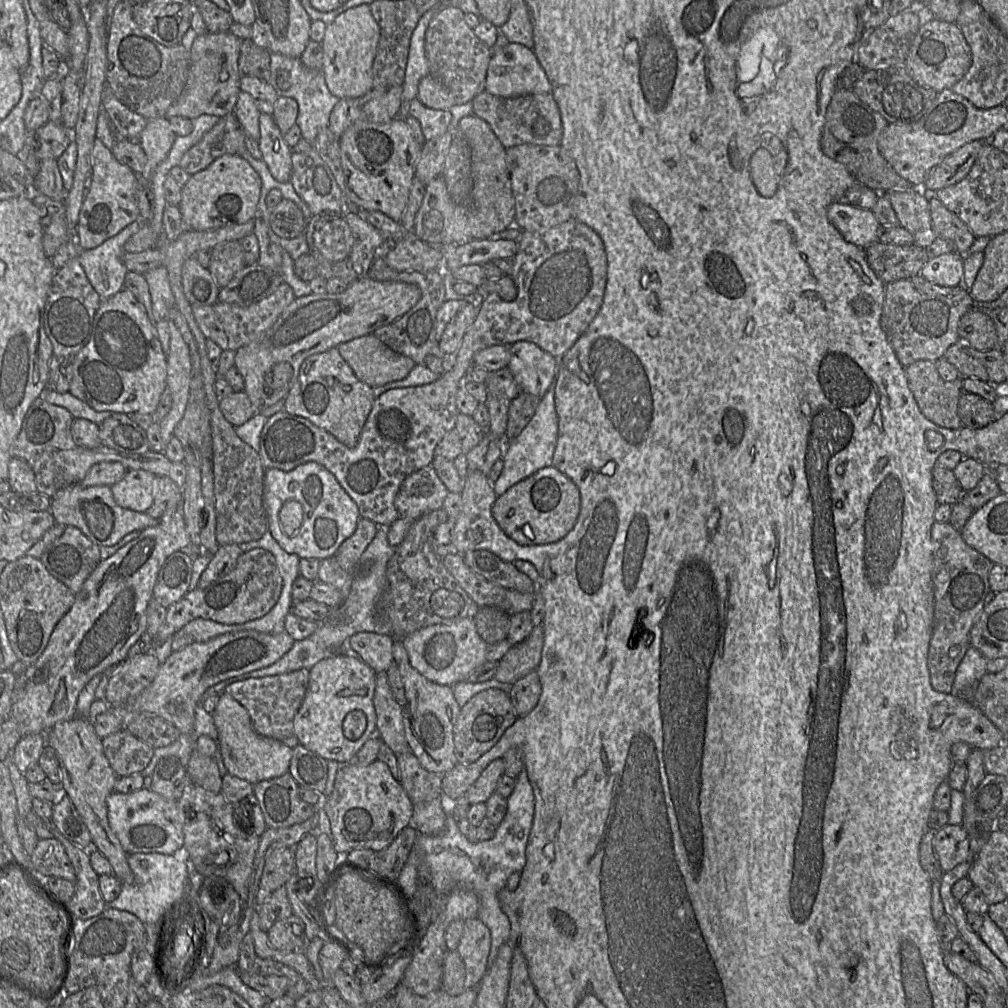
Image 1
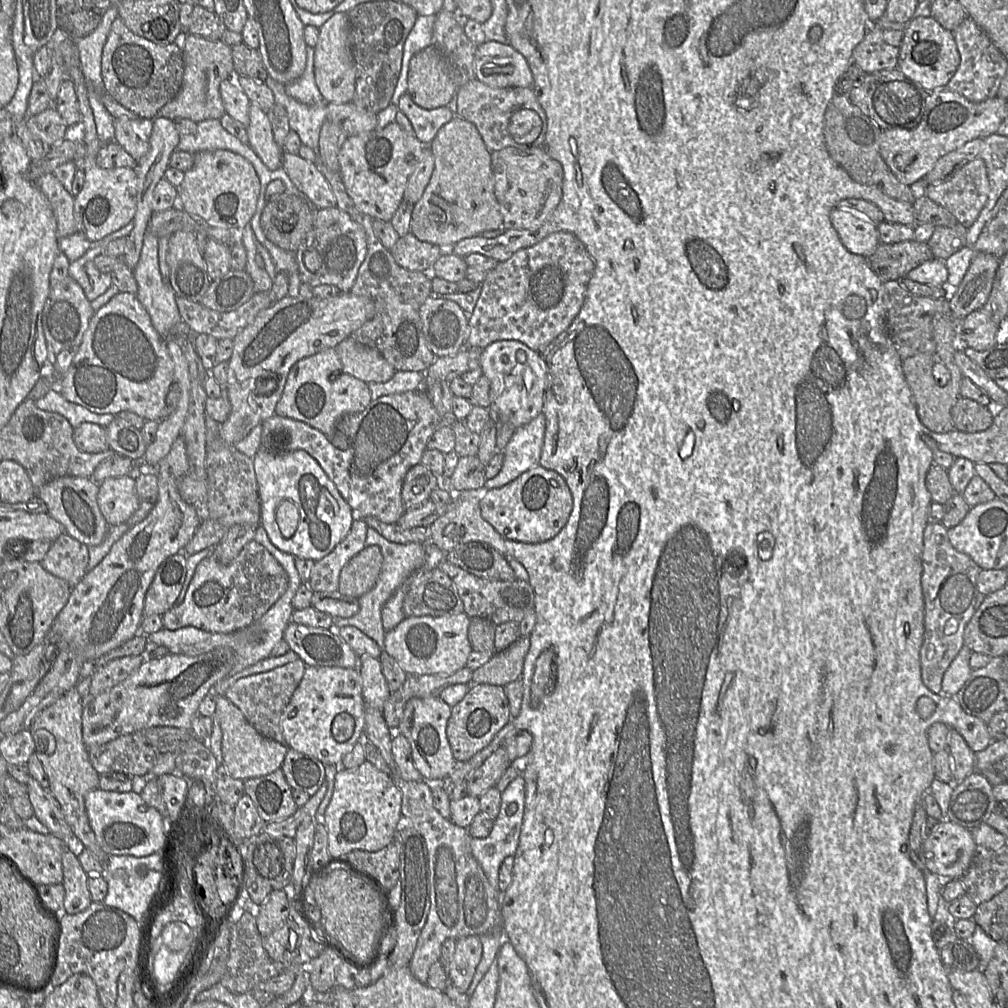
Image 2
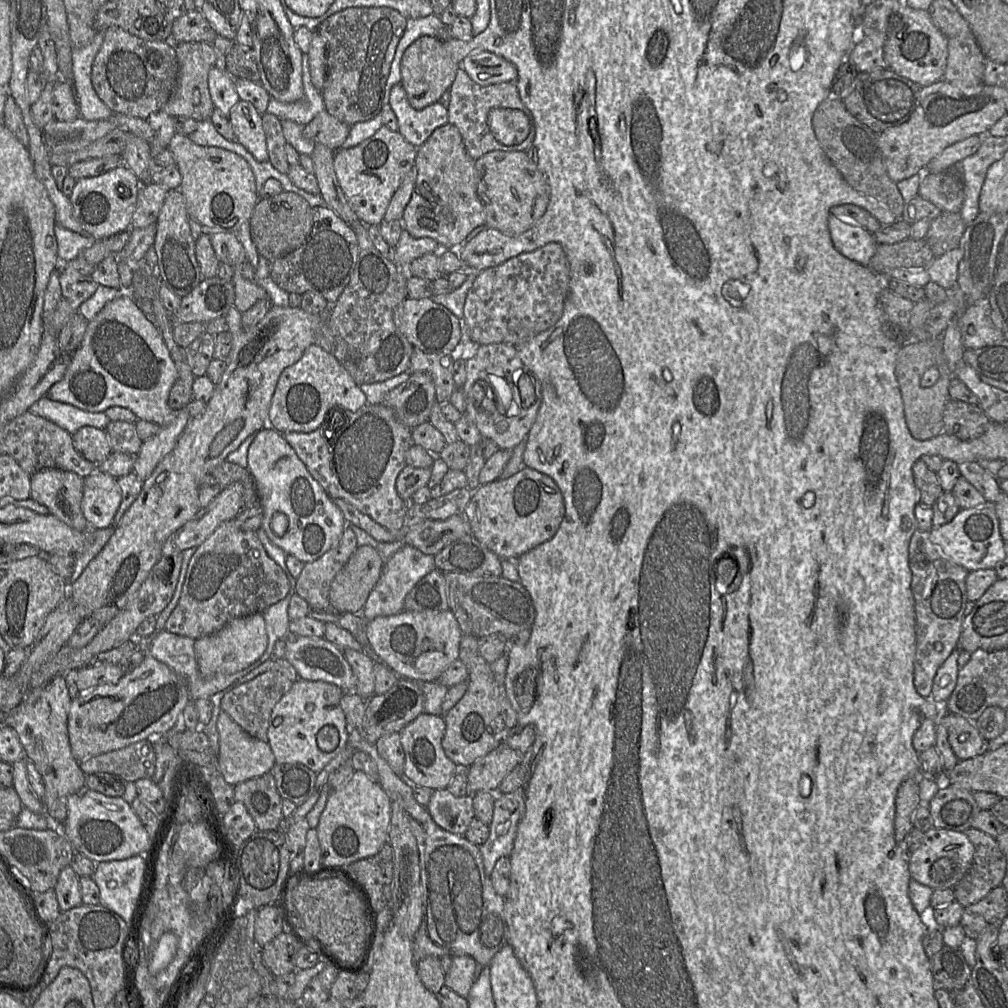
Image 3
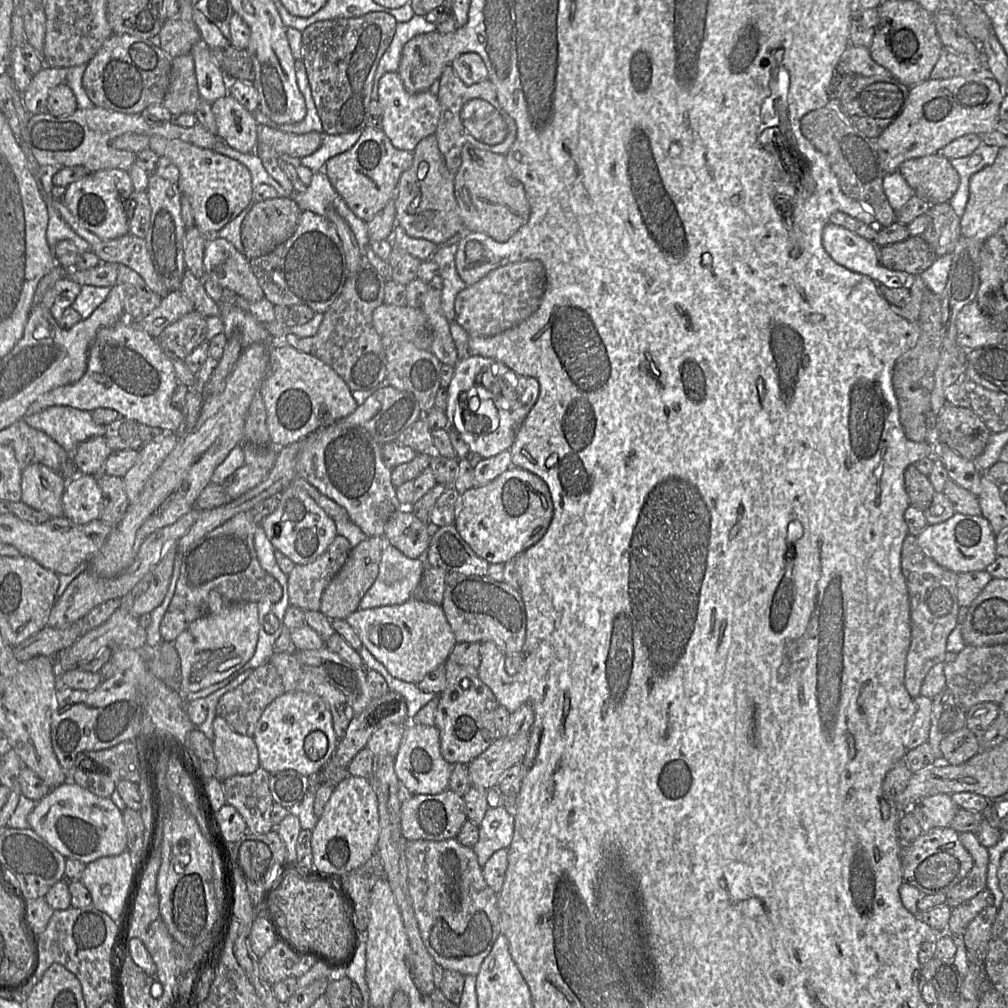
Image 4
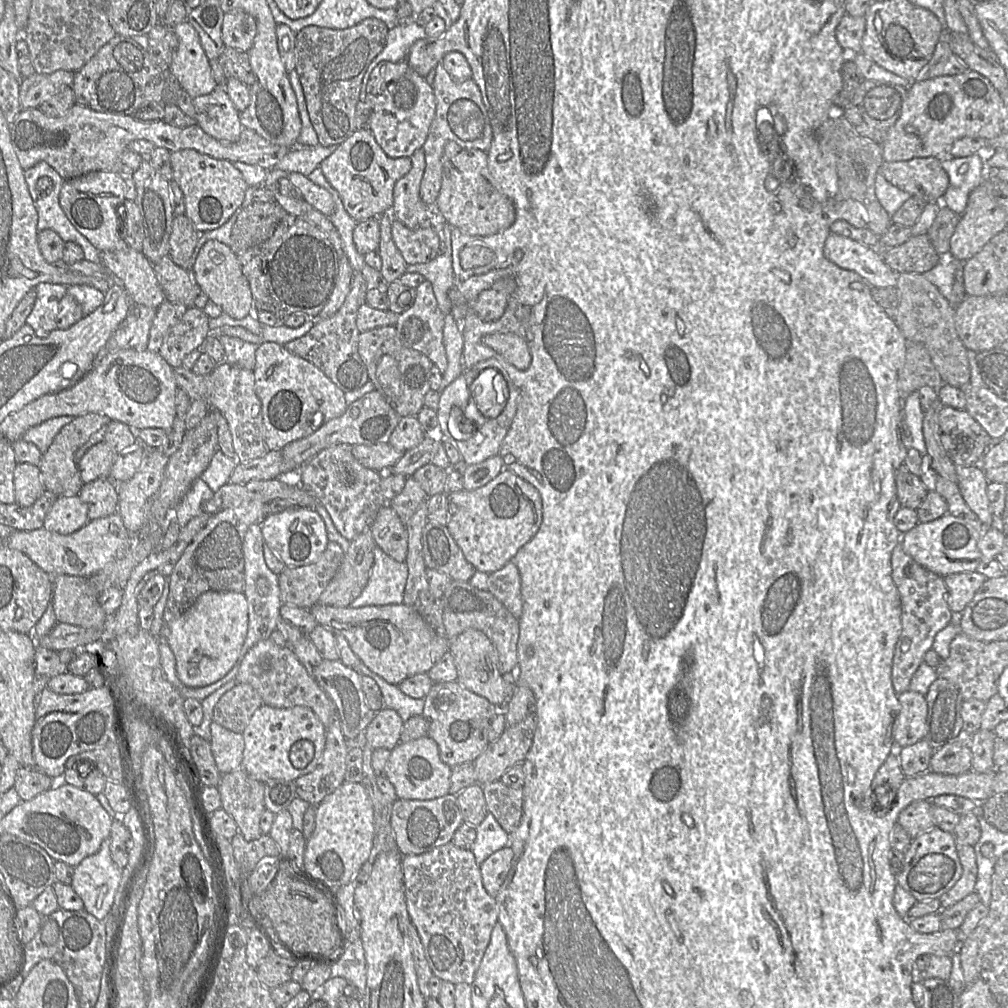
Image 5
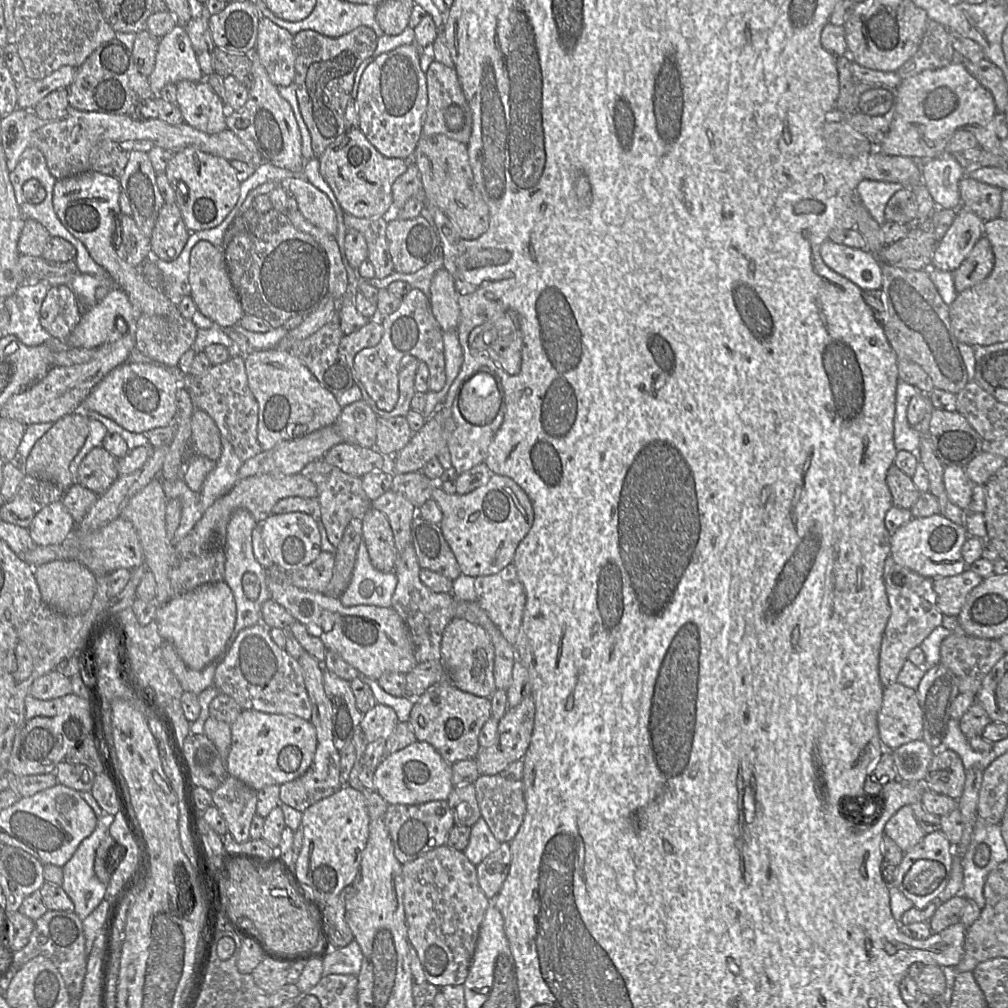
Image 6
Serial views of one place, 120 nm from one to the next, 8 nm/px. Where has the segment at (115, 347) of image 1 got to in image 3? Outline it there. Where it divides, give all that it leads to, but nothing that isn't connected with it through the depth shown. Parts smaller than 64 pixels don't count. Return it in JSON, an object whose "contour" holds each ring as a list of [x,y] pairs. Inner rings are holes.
{"contour":[[[121,293],[106,303],[88,322],[81,344],[72,354],[64,377],[49,389],[46,396],[51,400],[71,404],[94,413],[104,412],[113,406],[124,407],[131,410],[138,420],[153,422],[163,427],[178,416],[178,411],[168,405],[170,390],[178,379],[176,364],[160,331],[150,322],[131,296]]]}

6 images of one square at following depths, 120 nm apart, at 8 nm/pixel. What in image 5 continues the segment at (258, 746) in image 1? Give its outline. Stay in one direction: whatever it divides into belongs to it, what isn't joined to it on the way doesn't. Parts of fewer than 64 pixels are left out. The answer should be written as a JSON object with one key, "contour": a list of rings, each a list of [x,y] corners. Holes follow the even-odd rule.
{"contour":[[[212,721],[211,750],[221,775],[241,768],[244,751],[242,733],[233,732]]]}

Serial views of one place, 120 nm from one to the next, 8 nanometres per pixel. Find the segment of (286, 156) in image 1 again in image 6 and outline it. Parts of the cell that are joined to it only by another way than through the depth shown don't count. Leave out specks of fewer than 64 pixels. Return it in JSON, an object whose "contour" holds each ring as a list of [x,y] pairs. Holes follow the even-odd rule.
{"contour":[[[206,79],[199,82],[183,80],[175,85],[176,104],[184,123],[209,134],[227,129],[225,102],[214,92]]]}

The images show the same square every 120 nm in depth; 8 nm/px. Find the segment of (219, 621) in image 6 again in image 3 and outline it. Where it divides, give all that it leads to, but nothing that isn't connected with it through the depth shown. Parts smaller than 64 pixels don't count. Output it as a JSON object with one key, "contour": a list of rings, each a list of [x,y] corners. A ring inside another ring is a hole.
{"contour":[[[262,613],[233,619],[217,632],[195,639],[194,651],[198,670],[204,678],[240,671],[262,656],[267,647],[267,641],[268,637]]]}

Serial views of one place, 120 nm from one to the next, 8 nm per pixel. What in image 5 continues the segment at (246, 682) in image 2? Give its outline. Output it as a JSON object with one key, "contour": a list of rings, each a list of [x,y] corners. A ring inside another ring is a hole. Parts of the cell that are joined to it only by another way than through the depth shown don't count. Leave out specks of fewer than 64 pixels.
{"contour":[[[239,683],[220,697],[213,709],[213,721],[233,732],[242,733],[254,712],[262,705],[261,696],[251,685]]]}

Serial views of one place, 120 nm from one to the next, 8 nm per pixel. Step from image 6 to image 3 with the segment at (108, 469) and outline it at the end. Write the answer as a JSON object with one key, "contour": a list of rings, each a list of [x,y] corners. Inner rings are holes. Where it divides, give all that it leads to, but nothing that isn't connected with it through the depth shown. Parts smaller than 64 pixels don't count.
{"contour":[[[83,426],[73,434],[75,449],[88,461],[101,464],[113,451],[105,429]]]}

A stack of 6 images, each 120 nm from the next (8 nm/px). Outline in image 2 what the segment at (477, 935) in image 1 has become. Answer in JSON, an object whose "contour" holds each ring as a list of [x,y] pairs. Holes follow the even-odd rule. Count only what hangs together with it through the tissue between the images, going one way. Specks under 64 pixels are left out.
{"contour":[[[479,936],[458,939],[453,959],[447,966],[448,984],[466,993],[482,958],[482,953],[483,946]]]}

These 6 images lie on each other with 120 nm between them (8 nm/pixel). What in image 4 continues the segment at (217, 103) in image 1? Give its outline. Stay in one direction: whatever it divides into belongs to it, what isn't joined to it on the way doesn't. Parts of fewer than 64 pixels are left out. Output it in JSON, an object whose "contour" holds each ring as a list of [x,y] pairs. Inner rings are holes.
{"contour":[[[192,55],[173,58],[170,85],[162,104],[172,115],[194,114],[200,99]]]}

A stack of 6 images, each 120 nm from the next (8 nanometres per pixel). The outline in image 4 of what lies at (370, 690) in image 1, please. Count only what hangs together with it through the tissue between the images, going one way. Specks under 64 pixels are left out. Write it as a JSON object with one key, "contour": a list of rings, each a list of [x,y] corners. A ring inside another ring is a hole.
{"contour":[[[286,692],[276,697],[263,711],[252,737],[261,768],[269,773],[293,769],[305,776],[319,772],[339,742],[328,706],[318,695],[305,692]]]}

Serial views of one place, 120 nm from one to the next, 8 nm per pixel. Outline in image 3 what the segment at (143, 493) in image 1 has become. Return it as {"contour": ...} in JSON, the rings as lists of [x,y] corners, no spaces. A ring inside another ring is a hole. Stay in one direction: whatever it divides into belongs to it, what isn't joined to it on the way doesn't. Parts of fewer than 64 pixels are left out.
{"contour":[[[97,470],[84,478],[81,509],[91,529],[111,527],[121,499],[117,478]]]}

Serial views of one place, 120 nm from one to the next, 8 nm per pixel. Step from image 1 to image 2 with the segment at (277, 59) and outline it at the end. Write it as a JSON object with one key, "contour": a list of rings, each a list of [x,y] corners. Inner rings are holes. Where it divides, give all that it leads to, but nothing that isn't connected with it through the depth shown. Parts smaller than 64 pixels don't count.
{"contour":[[[269,76],[265,84],[272,90],[275,104],[282,105],[287,110],[290,129],[299,135],[301,143],[313,150],[318,149],[328,103],[324,100],[314,105],[301,103],[286,93],[286,85]]]}

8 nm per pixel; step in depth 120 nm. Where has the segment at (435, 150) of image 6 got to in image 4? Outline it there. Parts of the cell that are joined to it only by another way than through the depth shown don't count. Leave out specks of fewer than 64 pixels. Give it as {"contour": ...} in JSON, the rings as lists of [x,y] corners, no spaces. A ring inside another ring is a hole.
{"contour":[[[464,145],[461,160],[454,176],[454,194],[464,229],[482,232],[498,242],[507,241],[530,216],[522,183],[513,177],[504,154]]]}

